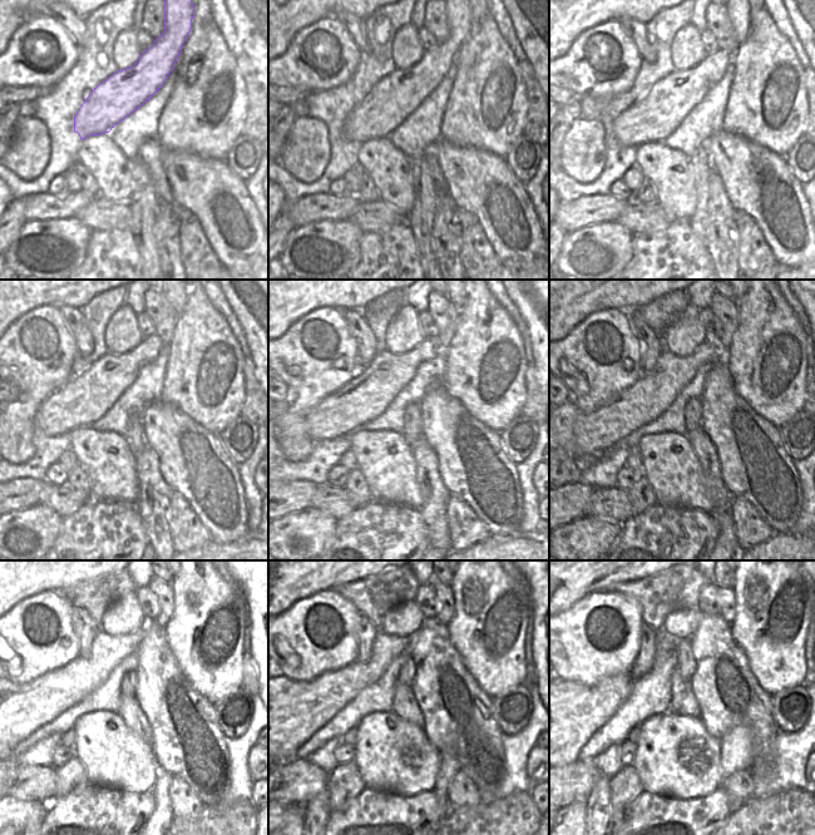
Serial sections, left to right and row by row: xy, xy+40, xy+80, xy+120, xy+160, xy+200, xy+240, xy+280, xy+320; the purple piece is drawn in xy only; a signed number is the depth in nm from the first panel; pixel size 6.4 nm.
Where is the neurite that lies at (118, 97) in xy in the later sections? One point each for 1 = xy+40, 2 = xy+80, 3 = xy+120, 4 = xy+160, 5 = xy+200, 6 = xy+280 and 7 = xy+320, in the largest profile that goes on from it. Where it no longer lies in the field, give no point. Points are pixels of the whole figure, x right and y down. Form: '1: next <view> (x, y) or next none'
1: next xy+40 (398, 95)
2: next xy+80 (653, 118)
3: next xy+120 (85, 398)
4: next xy+160 (362, 399)
5: next xy+200 (576, 433)
6: next xy+280 (294, 711)
7: next xy+320 (574, 712)

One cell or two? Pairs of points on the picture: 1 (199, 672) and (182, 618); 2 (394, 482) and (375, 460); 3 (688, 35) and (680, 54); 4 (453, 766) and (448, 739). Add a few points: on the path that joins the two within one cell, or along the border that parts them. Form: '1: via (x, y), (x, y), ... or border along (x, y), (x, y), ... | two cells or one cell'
1: via (196, 658), (189, 650), (189, 632) | one cell
2: via (390, 477), (380, 465) | one cell
3: via (687, 40), (685, 49) | one cell
4: border along (440, 754), (449, 754), (459, 764), (460, 771) | two cells

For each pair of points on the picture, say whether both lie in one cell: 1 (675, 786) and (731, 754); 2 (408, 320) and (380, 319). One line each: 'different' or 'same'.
1: different
2: different

